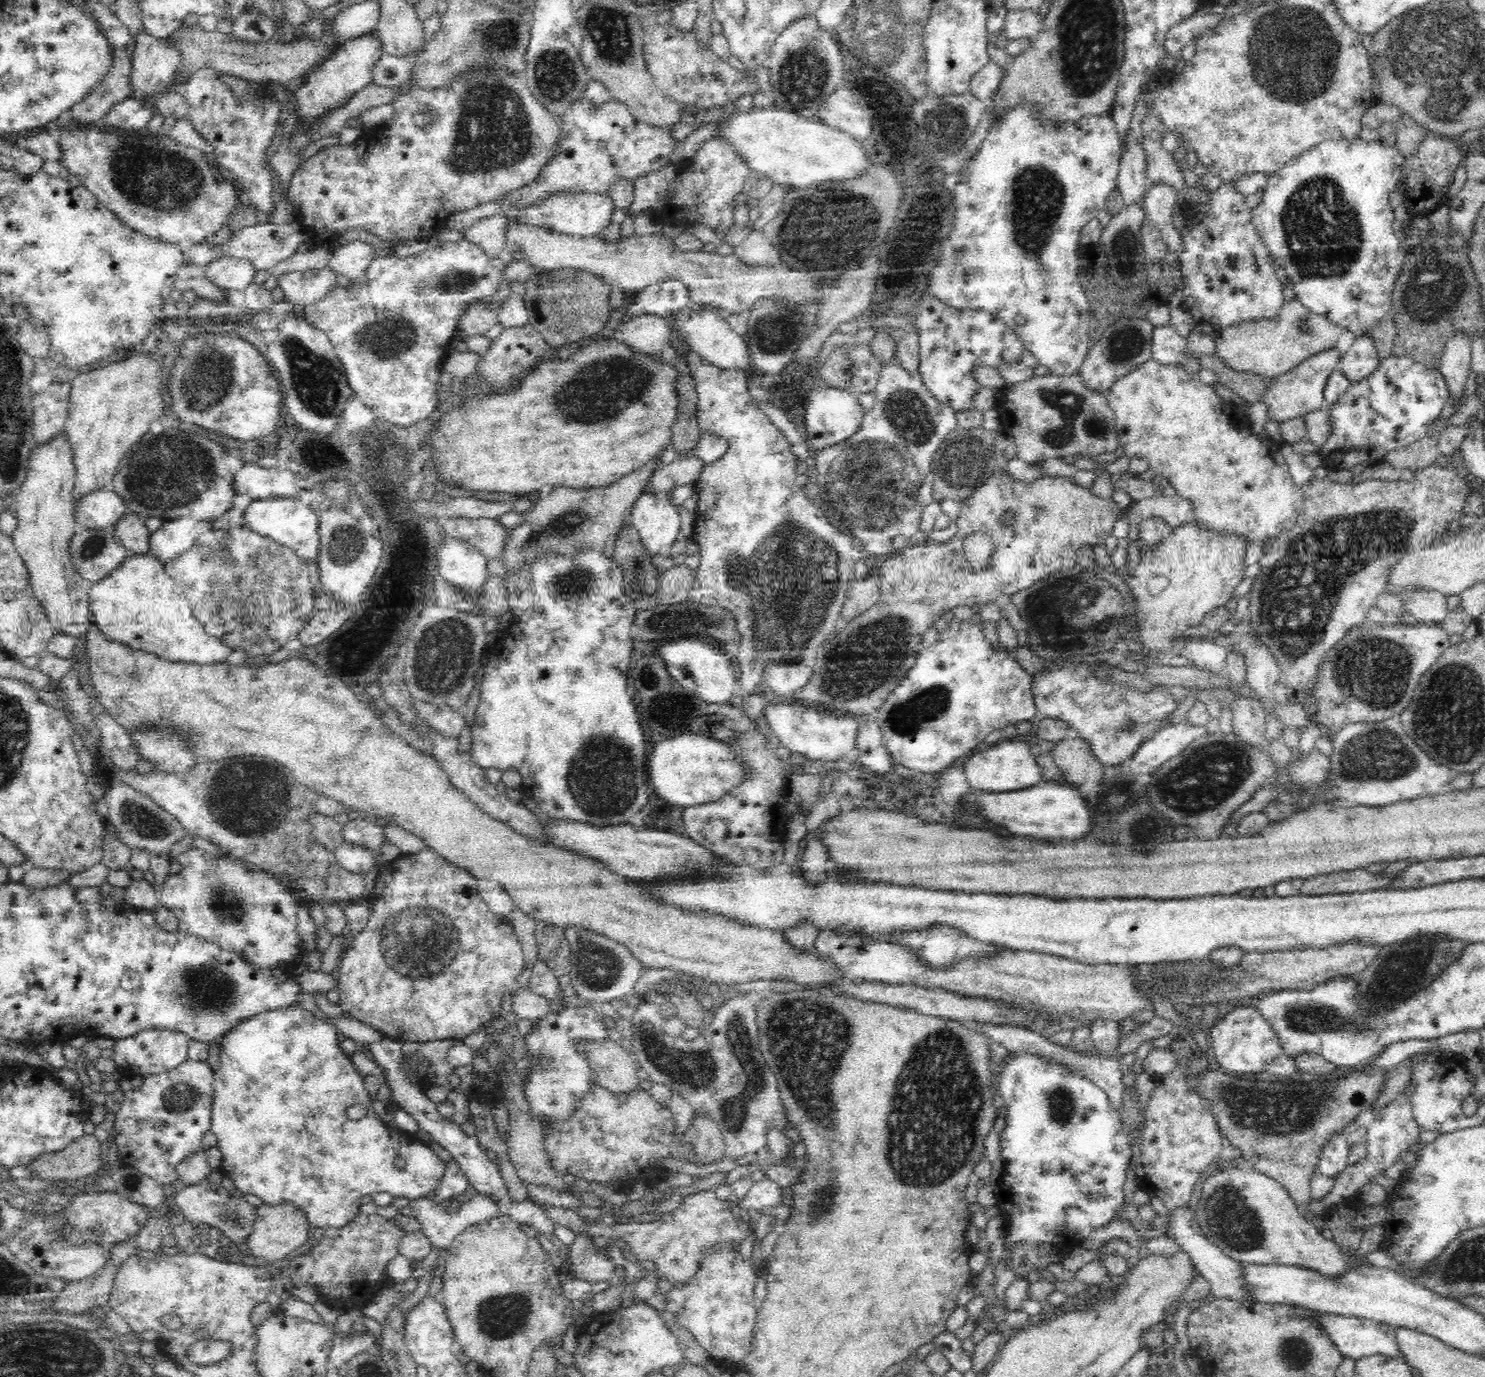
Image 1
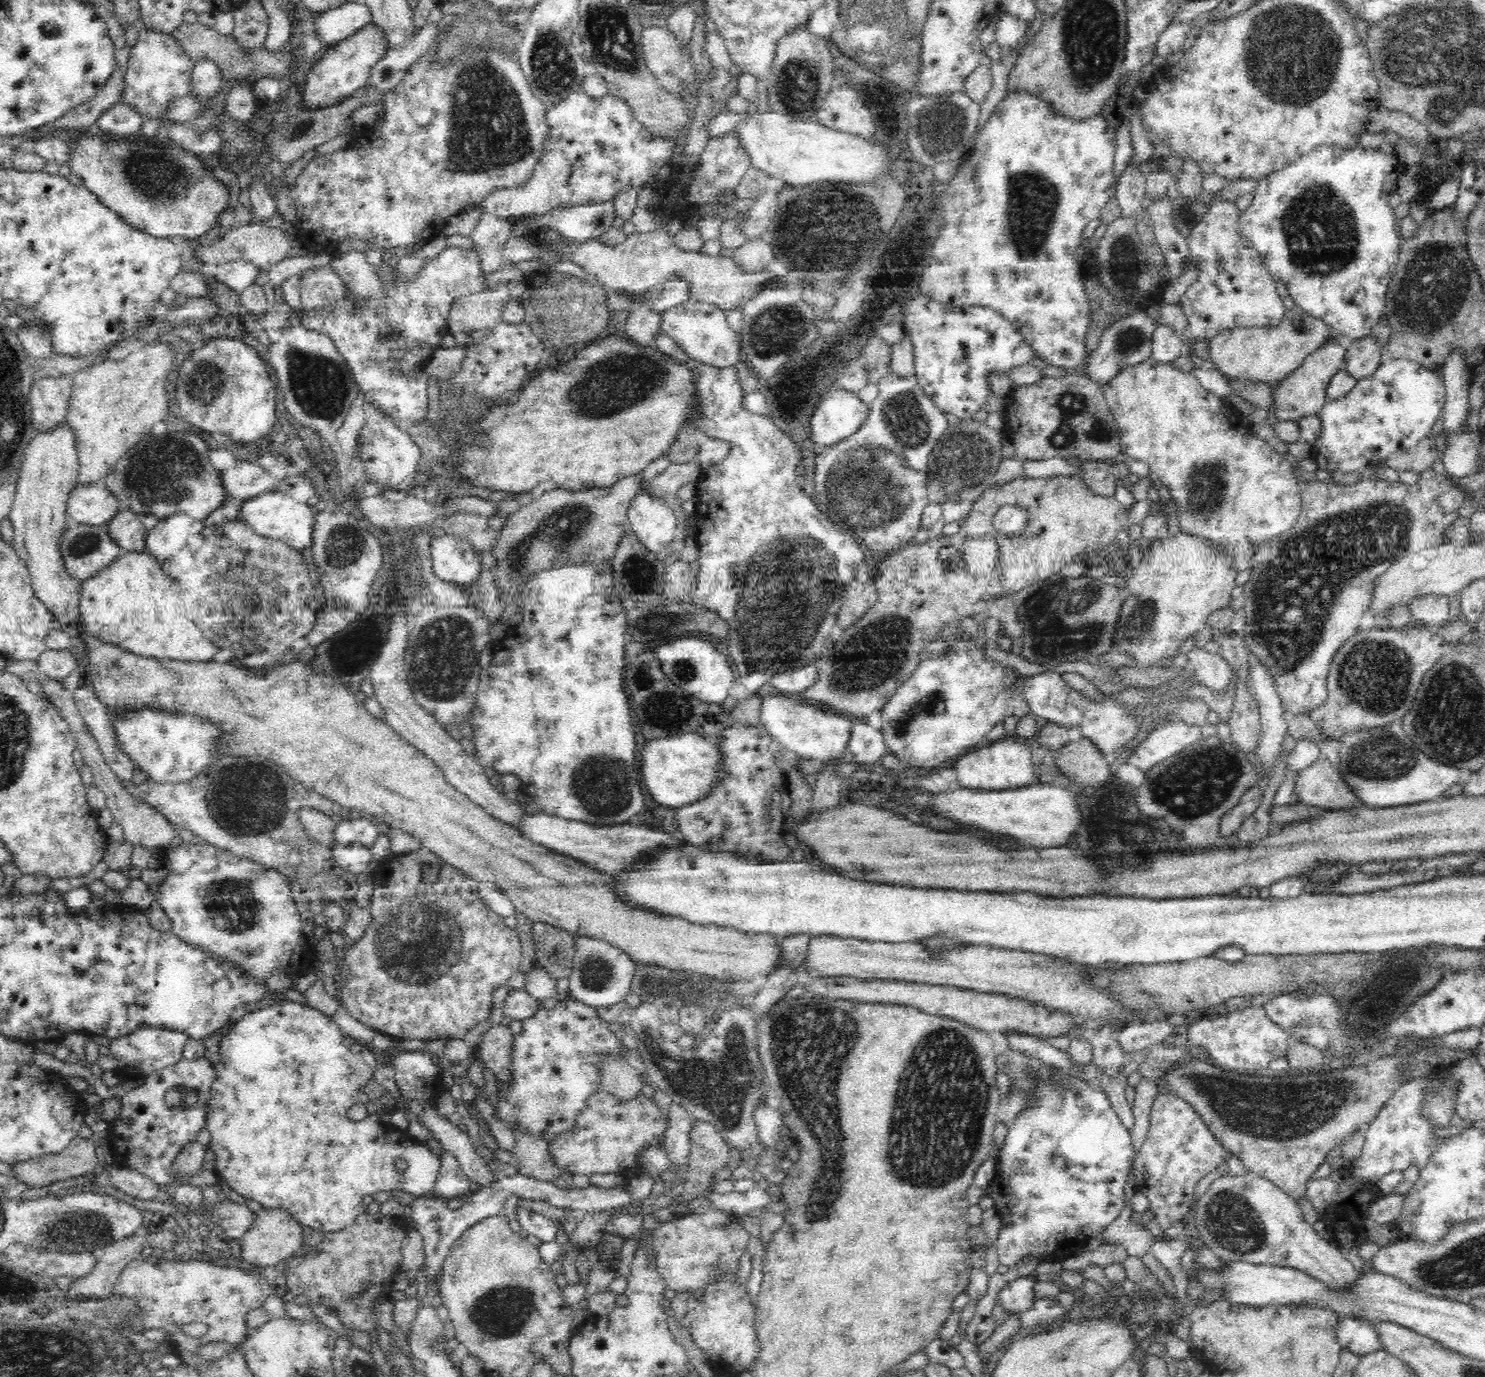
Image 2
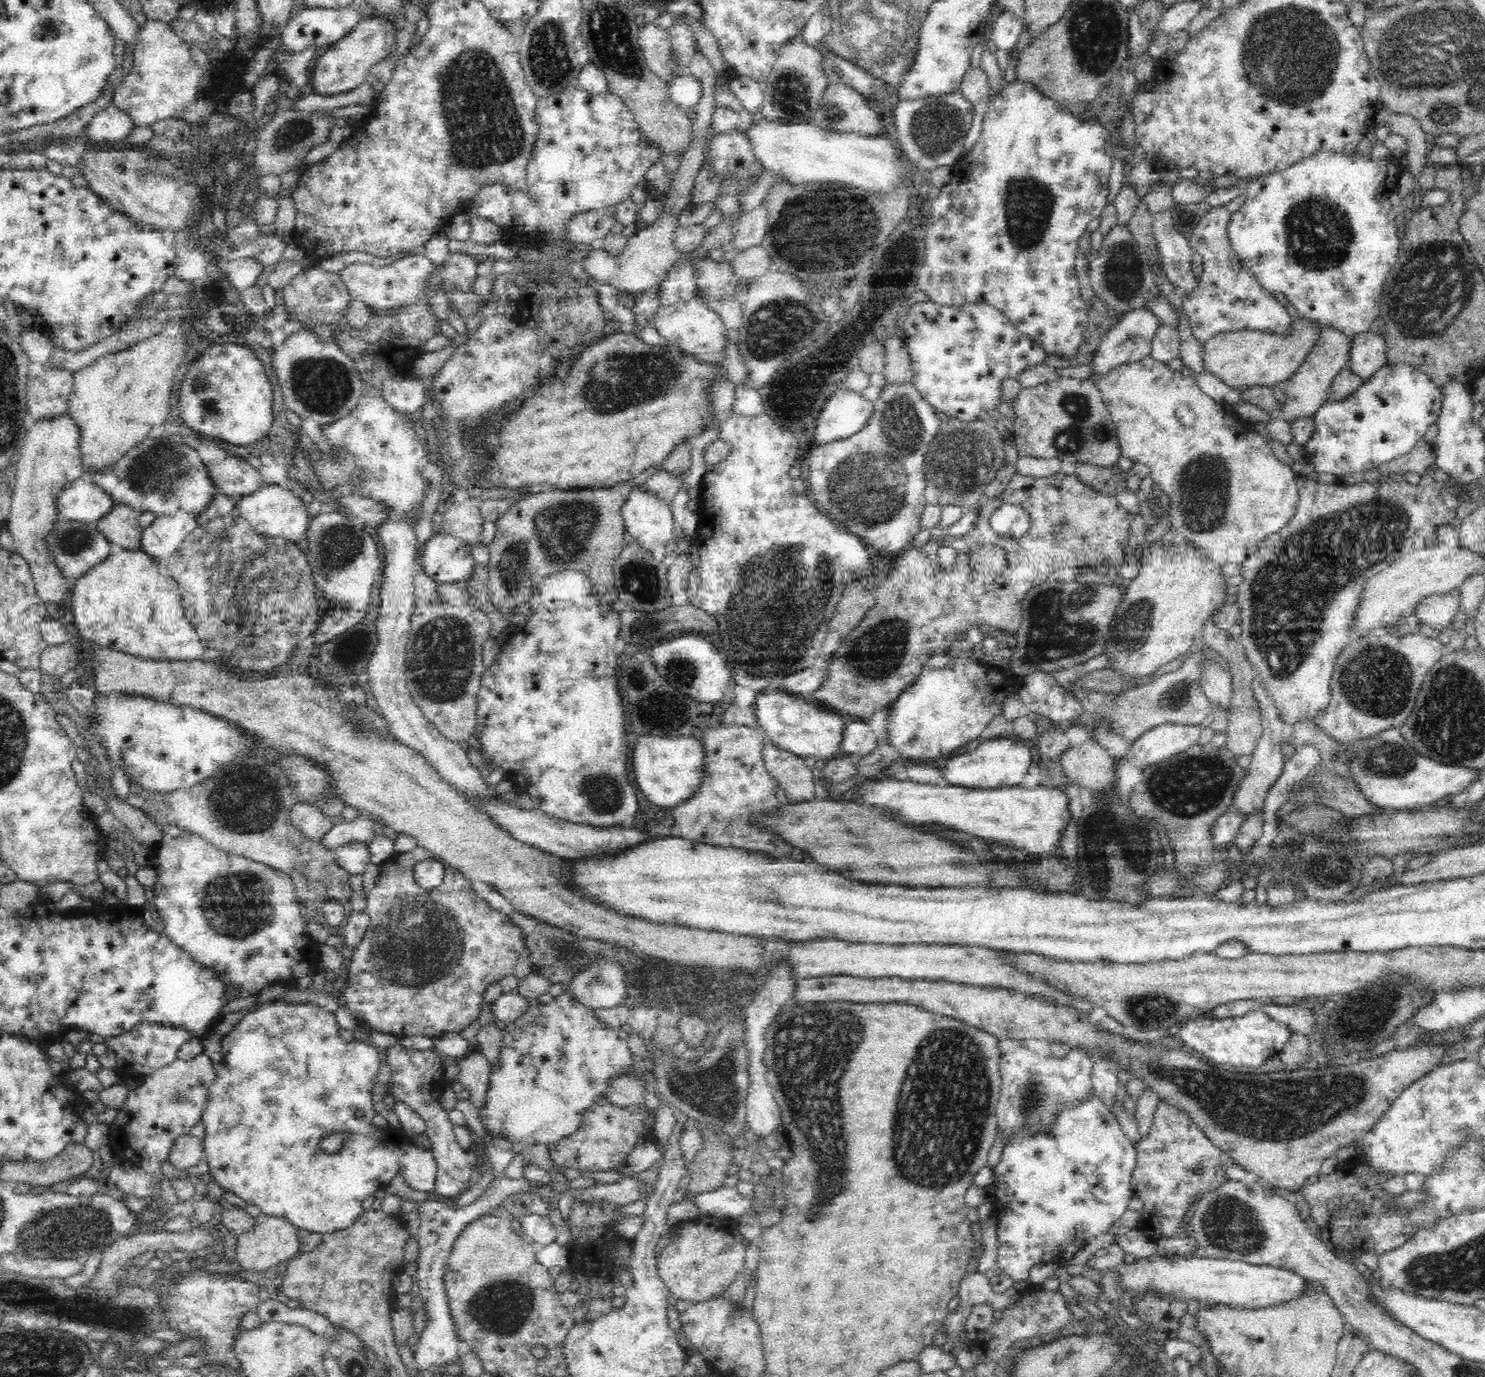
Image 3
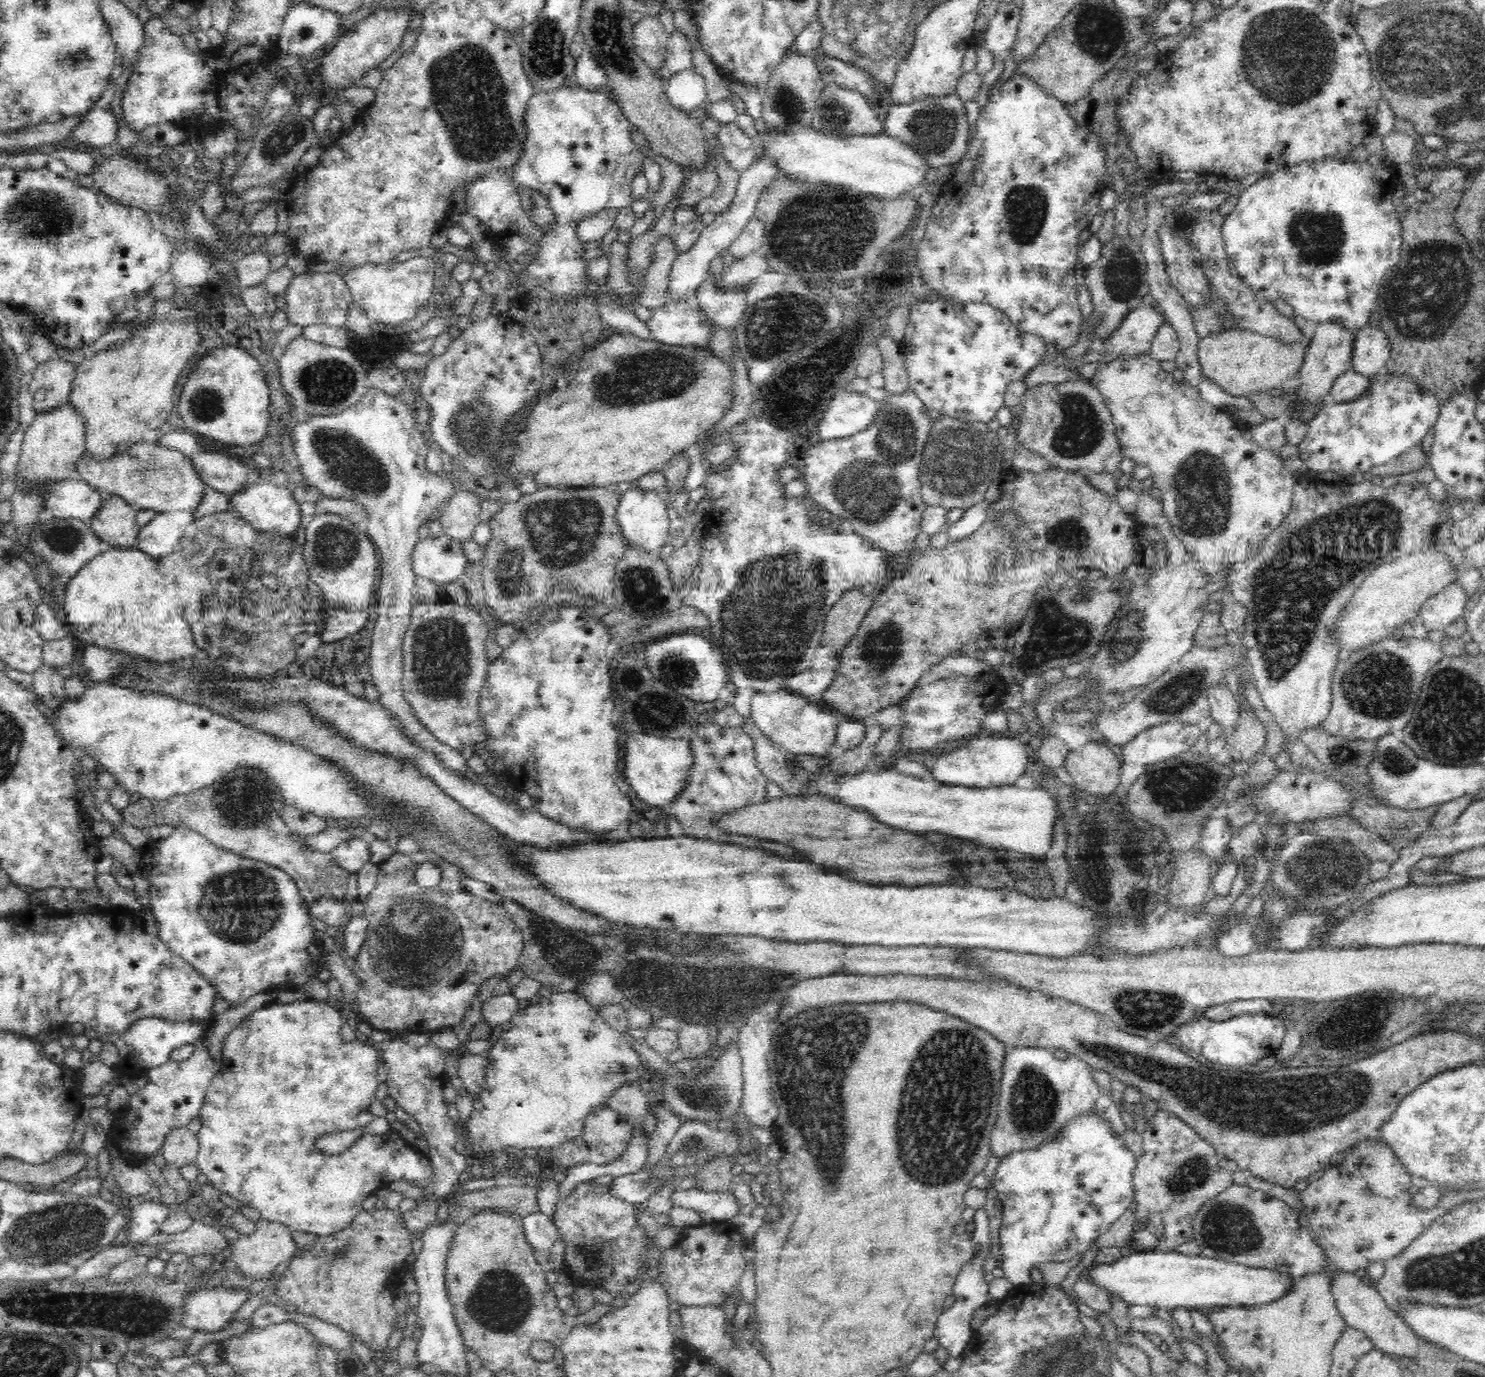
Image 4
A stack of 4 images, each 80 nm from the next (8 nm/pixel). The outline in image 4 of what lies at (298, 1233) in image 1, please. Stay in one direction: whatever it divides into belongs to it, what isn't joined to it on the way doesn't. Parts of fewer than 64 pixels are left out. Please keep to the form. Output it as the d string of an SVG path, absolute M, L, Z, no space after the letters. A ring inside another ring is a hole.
M259 1219L253 1233L239 1235L231 1246L231 1259L238 1266L238 1272L252 1280L271 1280L274 1277L274 1270L281 1263L292 1260L298 1253L292 1232L293 1230L288 1225L280 1221Z

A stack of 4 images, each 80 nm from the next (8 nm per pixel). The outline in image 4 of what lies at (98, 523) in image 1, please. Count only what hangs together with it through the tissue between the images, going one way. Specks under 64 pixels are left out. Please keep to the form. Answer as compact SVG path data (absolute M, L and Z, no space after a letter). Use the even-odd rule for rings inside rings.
M68 479L50 484L44 492L47 516L92 521L102 510L104 497L84 479Z

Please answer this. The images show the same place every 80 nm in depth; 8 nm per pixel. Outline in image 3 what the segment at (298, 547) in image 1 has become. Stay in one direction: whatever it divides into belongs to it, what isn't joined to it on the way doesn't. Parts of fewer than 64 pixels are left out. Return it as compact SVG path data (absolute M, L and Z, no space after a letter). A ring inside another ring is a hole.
M267 484L254 494L237 498L234 516L247 520L259 535L272 538L282 537L300 544L302 540L308 540L308 528L313 519L306 508L307 505L293 493L293 488L284 489L277 485Z

